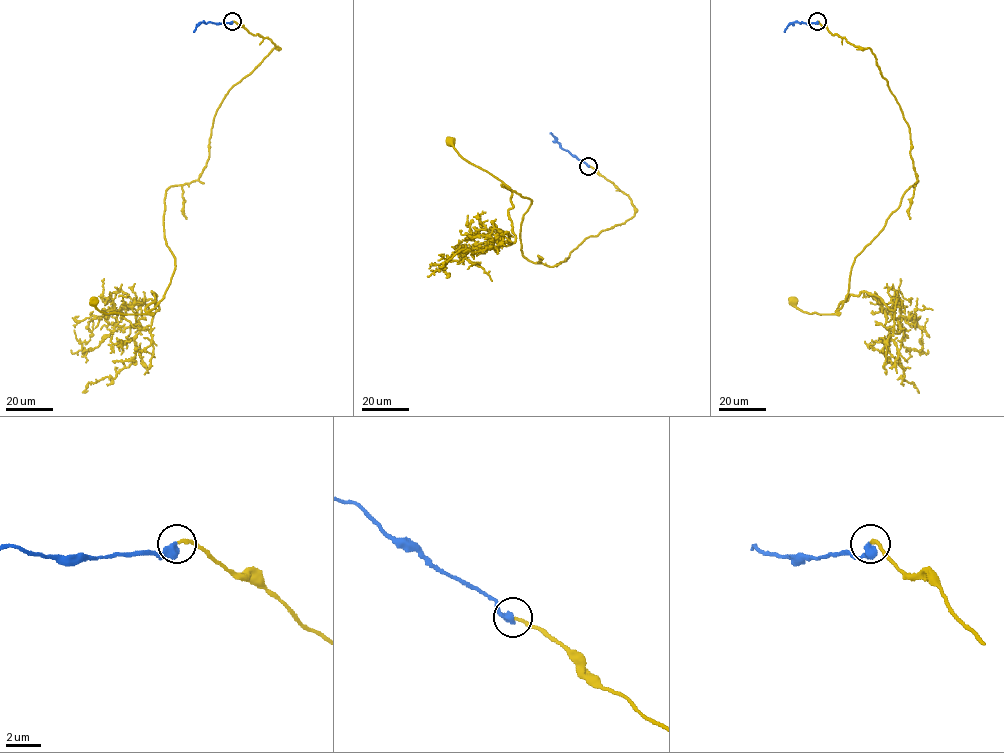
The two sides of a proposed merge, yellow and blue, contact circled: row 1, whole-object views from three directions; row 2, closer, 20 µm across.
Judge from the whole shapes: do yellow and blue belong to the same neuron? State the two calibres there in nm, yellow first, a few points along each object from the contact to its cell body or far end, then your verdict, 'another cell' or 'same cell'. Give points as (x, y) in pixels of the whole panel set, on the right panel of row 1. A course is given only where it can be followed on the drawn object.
calibres 190 and 440 nm; course yellow (817, 21), (875, 55), (909, 128), (918, 180), (855, 259), (839, 314), (808, 313), (792, 302); course blue (817, 21), (794, 22), (785, 32); same cell

